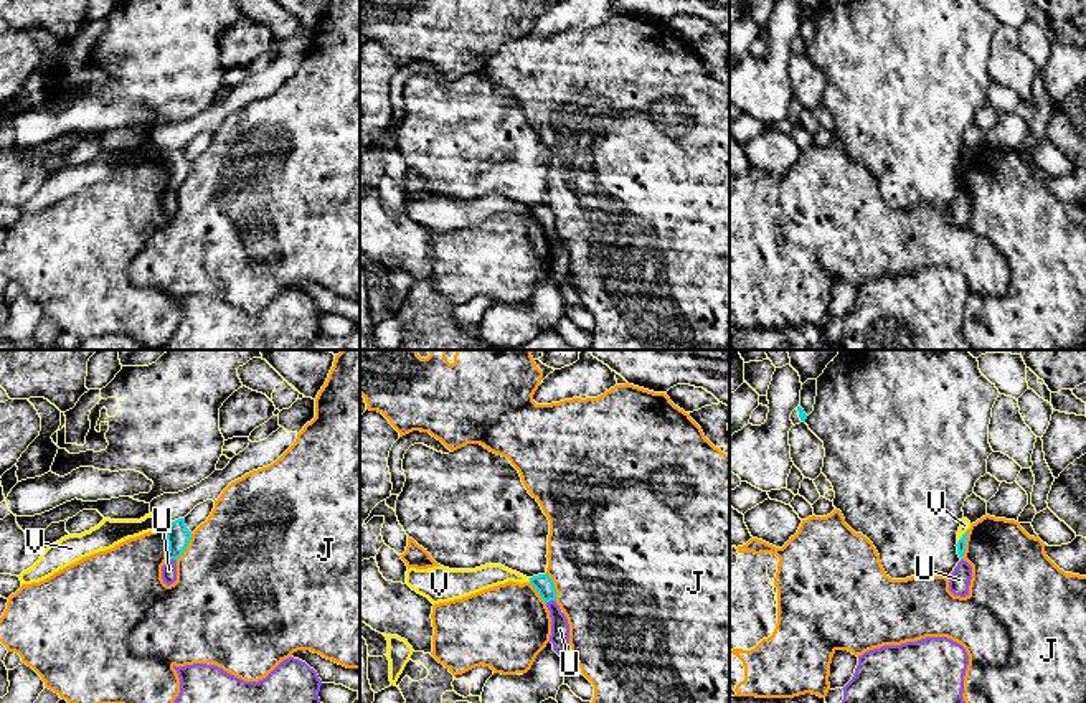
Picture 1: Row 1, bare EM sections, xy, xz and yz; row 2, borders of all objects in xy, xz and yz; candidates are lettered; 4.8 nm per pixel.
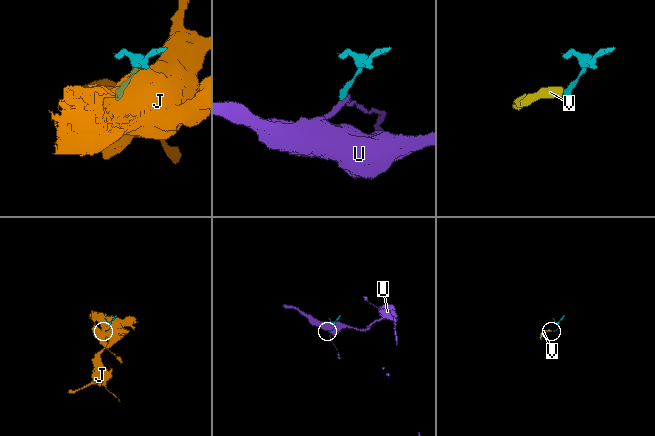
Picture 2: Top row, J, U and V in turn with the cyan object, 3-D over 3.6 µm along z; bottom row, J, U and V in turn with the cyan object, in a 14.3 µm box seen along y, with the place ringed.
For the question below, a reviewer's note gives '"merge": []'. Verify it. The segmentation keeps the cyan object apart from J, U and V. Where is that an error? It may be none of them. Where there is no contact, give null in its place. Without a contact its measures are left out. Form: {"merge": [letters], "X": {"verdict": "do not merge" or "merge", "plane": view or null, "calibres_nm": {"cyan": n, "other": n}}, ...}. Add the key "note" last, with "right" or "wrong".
{"merge": [], "J": {"verdict": "do not merge", "plane": "xy", "calibres_nm": {"cyan": 120, "other": 320}}, "U": {"verdict": "do not merge", "plane": "xz", "calibres_nm": {"cyan": 90, "other": 100}}, "V": {"verdict": "do not merge", "plane": "yz", "calibres_nm": {"cyan": 50, "other": 50}}, "note": "right"}

